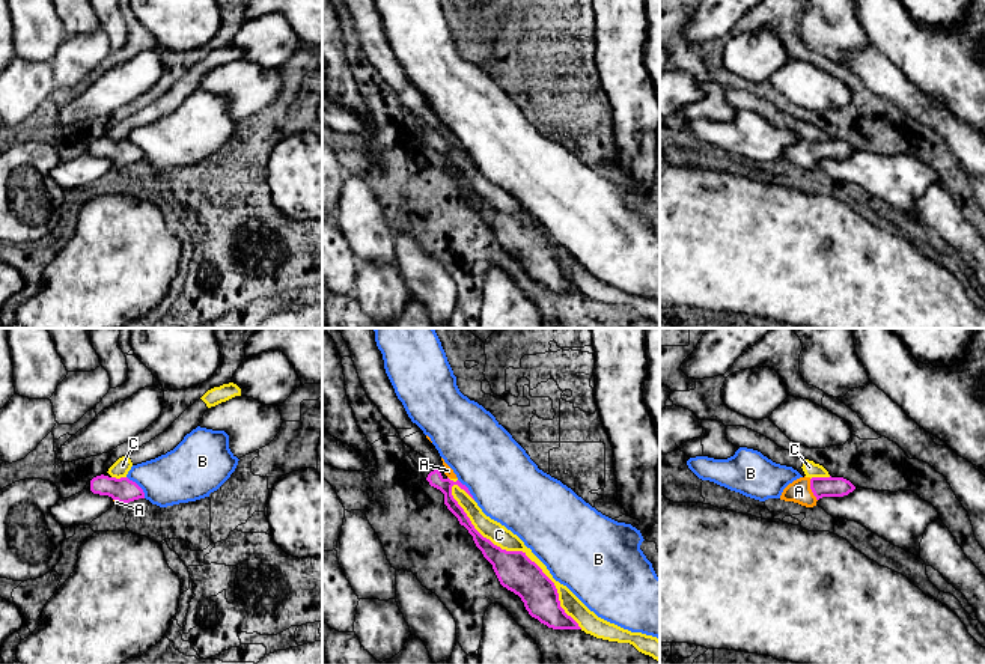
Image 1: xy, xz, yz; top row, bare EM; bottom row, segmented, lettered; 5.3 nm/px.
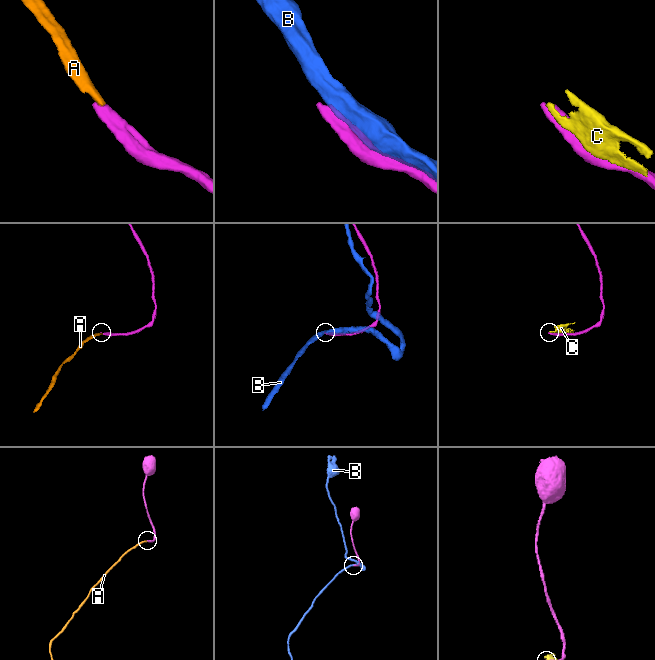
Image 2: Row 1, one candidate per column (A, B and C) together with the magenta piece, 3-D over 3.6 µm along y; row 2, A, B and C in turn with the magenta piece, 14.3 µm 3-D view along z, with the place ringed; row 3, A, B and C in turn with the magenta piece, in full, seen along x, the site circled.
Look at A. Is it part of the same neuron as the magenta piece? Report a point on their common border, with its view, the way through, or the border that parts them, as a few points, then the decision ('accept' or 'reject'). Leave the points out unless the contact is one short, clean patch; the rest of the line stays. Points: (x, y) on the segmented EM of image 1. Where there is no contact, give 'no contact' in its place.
yz (811, 488) | across yz (821, 487), (811, 488), (798, 491) | accept

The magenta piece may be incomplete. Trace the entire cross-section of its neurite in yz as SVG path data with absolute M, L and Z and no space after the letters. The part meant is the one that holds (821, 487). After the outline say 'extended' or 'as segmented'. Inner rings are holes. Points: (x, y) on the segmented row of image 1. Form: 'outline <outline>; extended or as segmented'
outline M800 477L789 483L780 500L794 501L806 507L816 506L822 497L843 497L852 492L855 486L843 477Z; extended

